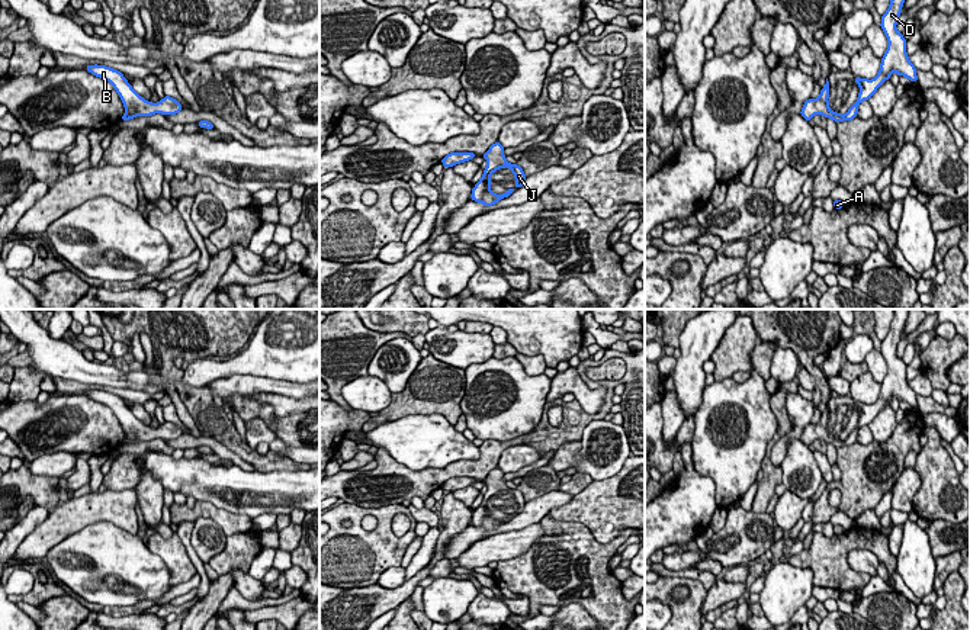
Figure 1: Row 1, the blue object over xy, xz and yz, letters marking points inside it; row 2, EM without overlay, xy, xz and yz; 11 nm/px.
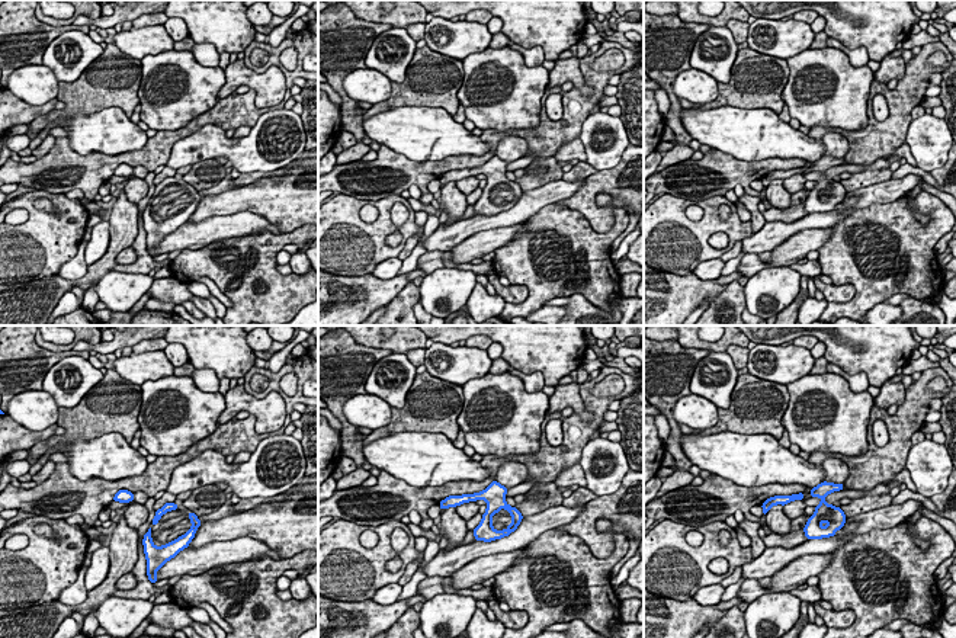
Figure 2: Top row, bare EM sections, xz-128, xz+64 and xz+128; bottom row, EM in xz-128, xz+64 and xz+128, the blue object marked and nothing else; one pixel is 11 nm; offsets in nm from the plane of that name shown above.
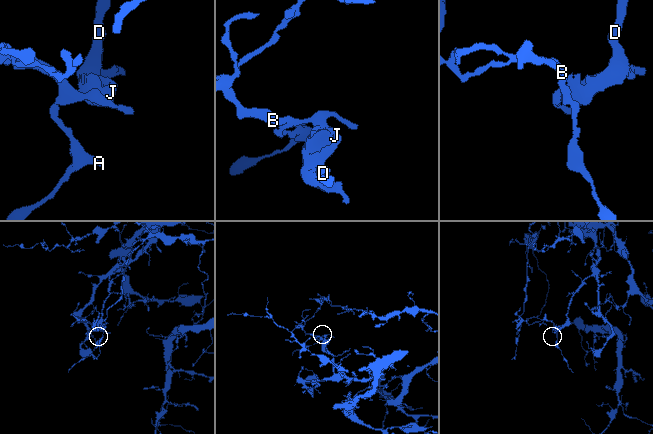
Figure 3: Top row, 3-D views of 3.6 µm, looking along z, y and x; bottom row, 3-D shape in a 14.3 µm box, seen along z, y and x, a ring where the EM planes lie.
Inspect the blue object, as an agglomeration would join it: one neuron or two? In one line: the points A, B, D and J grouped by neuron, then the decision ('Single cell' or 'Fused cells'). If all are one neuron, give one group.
Groups: A B D J. Single cell

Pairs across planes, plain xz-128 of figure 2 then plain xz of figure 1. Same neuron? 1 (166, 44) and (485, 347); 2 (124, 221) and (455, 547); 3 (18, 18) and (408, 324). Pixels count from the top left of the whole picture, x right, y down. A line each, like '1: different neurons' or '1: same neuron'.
1: same neuron
2: different neurons
3: different neurons

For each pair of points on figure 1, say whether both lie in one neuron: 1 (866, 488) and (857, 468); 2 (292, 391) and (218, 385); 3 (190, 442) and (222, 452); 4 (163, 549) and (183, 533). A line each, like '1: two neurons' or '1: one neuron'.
1: one neuron
2: one neuron
3: one neuron
4: two neurons

